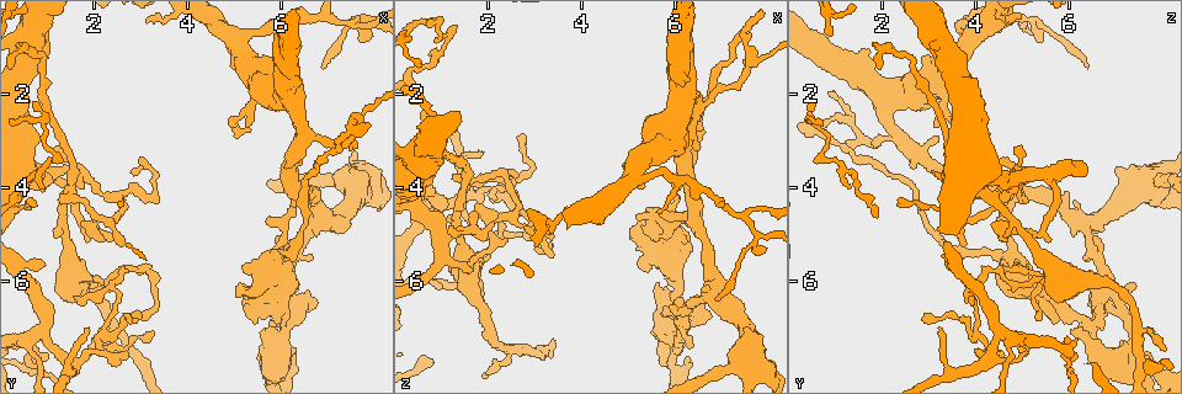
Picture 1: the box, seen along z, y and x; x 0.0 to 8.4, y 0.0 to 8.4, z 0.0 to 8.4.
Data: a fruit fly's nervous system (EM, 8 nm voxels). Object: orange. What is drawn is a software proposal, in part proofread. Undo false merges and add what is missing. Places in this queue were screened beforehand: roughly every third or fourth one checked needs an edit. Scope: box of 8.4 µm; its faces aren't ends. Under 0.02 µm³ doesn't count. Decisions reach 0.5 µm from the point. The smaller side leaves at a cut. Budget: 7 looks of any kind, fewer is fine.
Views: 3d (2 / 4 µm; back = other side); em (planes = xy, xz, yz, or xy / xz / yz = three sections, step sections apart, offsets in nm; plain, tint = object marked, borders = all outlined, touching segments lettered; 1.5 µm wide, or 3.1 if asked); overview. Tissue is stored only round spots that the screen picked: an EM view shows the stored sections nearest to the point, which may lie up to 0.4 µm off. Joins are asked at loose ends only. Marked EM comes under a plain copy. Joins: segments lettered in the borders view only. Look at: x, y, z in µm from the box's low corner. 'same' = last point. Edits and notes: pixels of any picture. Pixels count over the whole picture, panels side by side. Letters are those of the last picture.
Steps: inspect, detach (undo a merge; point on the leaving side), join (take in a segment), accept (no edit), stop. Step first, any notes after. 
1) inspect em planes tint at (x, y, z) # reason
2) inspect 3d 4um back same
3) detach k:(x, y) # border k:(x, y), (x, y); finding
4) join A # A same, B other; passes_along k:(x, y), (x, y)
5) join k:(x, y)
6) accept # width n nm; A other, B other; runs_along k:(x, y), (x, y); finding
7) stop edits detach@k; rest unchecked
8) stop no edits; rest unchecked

inspect em xy step 8 borders at (5.20, 2.65, 3.15) # branch stops here

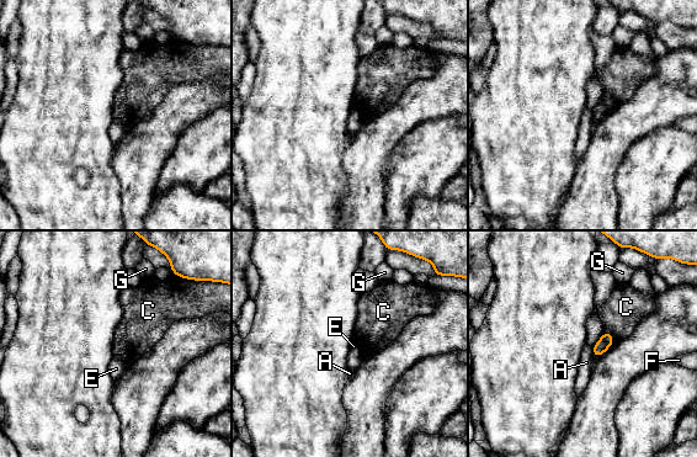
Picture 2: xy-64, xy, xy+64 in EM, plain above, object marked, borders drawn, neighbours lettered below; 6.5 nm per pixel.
accept # A other, C other, E other, F other, G other; border 2:(591, 346), (591, 354), (595, 359); no lettered segment goes on from it

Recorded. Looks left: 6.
inspect 3d 2um at (5.90, 5.40, 4.65) # thin neck

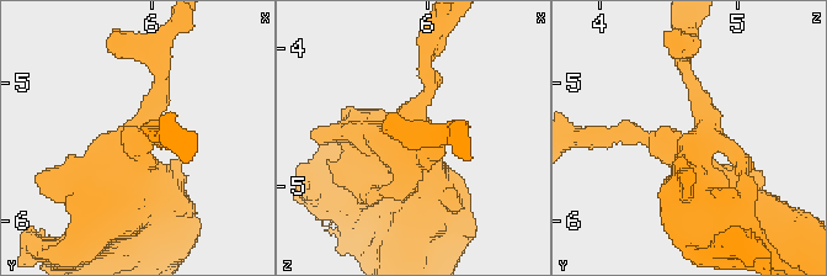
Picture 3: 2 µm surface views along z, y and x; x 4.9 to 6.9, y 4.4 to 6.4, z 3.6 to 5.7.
inspect em xz step 4 tint at (5.82, 5.44, 4.68)

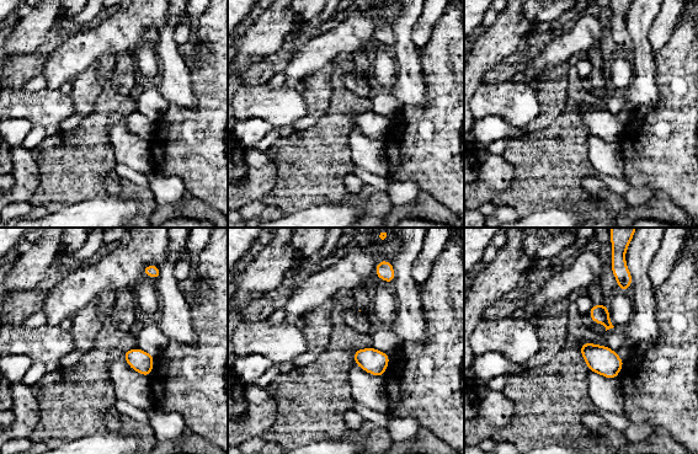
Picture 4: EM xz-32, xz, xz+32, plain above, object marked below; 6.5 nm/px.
inspect em planes borders same # cut it another way

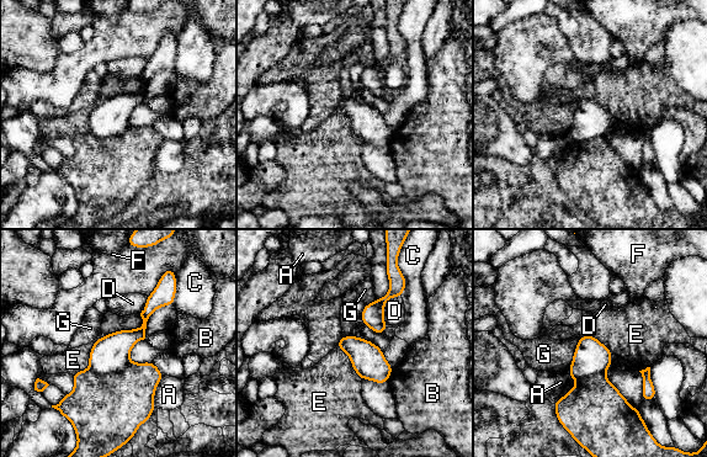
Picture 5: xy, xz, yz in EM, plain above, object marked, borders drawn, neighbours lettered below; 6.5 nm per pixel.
detach 5:(106, 410) # A other, B other, C other, D other, E other, F other, G other; border 5:(128, 361), (116, 372), (89, 368); two neurons meet here

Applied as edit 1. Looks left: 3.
inspect 3d 2um back at (5.95, 5.10, 6.50) # branch stops here

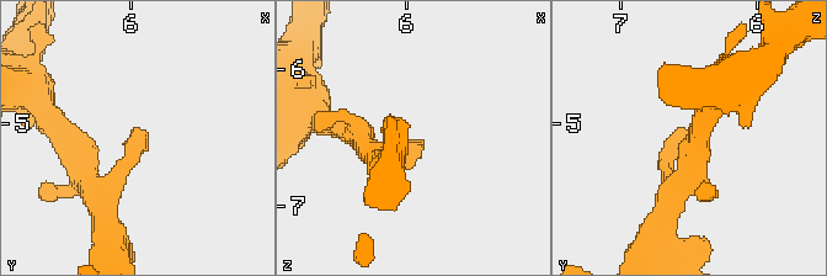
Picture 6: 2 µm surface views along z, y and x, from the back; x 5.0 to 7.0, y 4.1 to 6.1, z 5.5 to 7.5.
inspect em planes borders at (5.92, 5.08, 6.52)

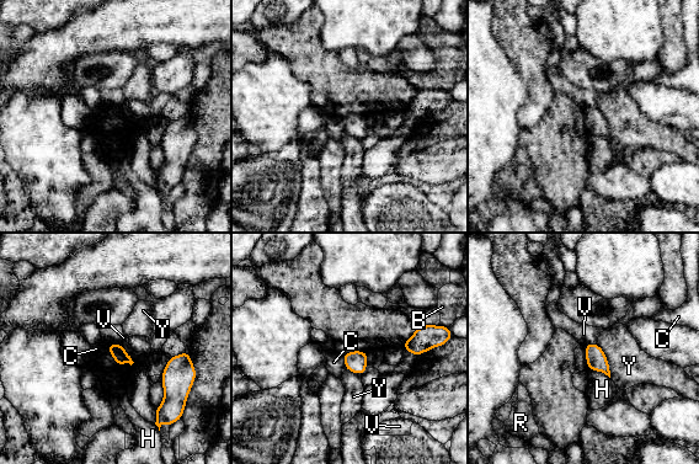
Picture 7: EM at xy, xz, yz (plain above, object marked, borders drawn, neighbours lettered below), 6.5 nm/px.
accept # B other, C other, H other, R other, V other, Y other; border 7:(341, 355), (346, 369); no lettered segment goes on from it

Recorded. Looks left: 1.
stop edits detach@5; rest unchecked

